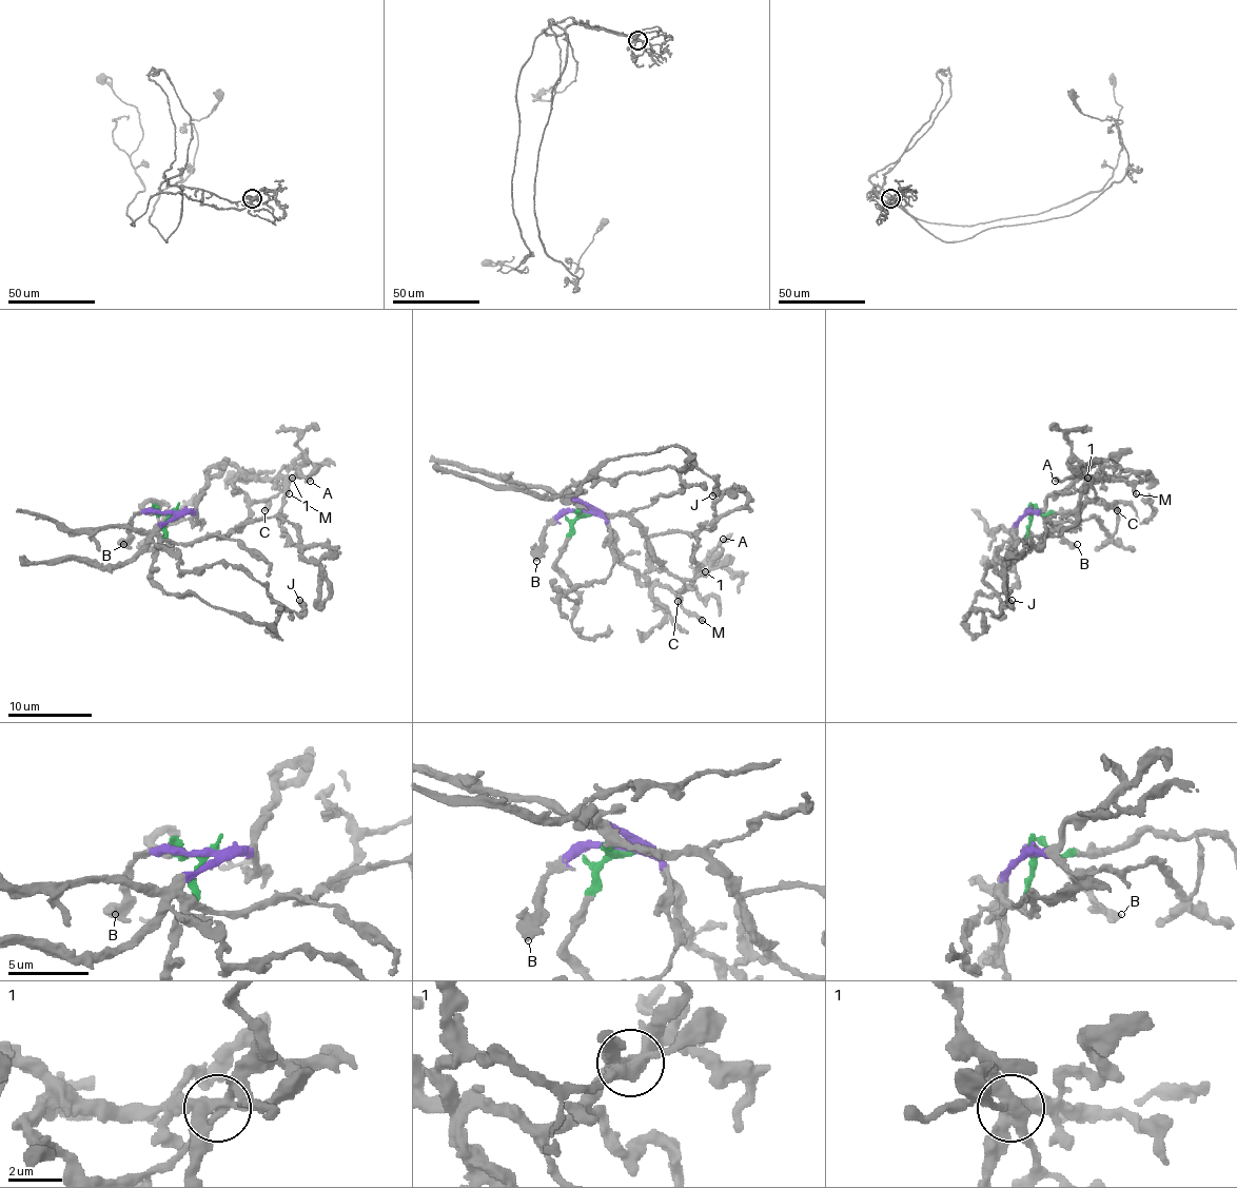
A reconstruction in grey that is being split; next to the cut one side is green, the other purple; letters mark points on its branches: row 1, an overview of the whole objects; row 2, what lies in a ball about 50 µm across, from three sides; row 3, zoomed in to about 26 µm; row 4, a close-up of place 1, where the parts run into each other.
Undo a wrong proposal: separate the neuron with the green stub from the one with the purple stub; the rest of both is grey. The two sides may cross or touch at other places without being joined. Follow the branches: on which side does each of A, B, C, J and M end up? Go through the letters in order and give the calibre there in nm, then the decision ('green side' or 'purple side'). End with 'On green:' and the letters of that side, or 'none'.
A: calibre 360 nm; green side
B: calibre 550 nm; purple side
C: calibre 400 nm; green side
J: calibre 600 nm; green side
M: calibre 400 nm; purple side
On green: A, C, J

